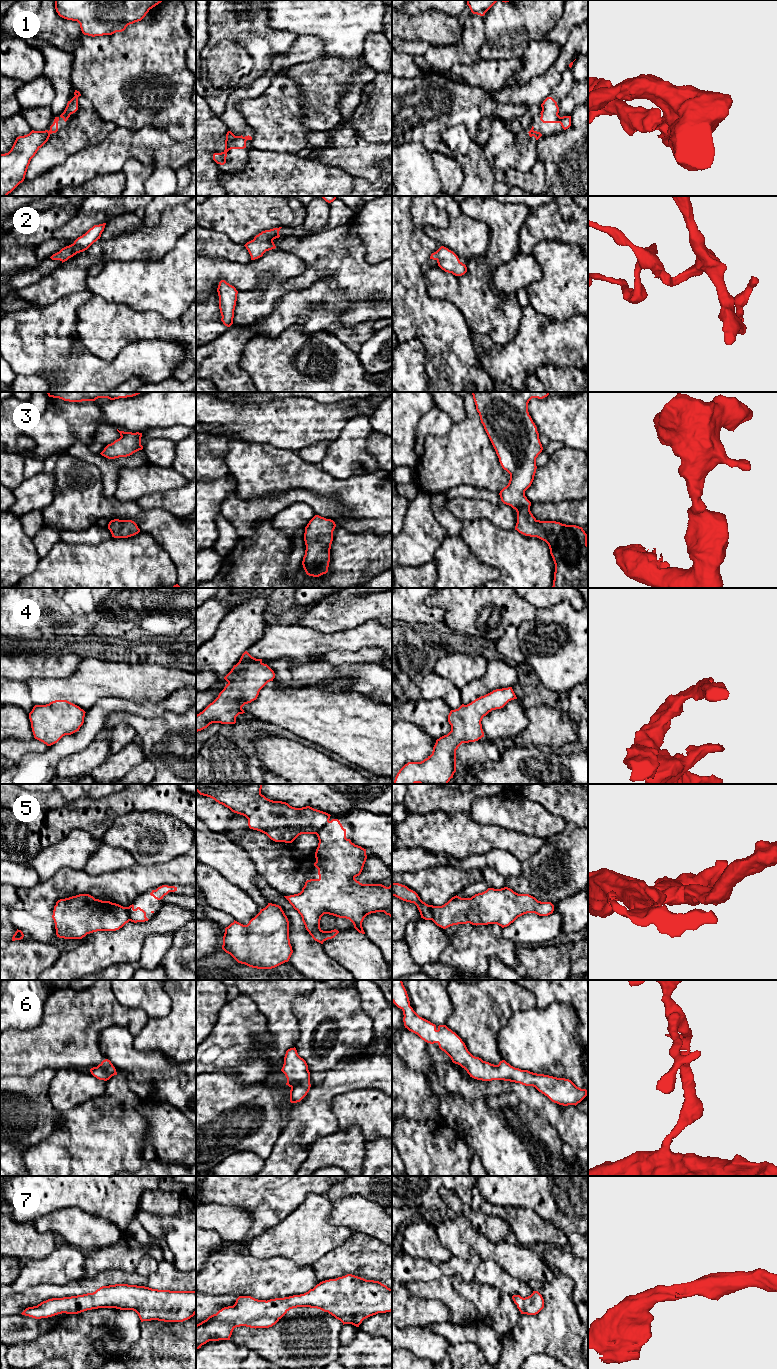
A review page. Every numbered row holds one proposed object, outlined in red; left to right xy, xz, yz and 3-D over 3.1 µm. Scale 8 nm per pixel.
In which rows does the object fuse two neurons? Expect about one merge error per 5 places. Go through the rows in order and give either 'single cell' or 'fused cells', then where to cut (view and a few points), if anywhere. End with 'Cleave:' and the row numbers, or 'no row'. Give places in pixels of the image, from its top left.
1: single cell; no cut
2: single cell; no cut
3: single cell; no cut
4: single cell; no cut
5: fused cells; cut in xz along (328, 820), (316, 834)
6: single cell; no cut
7: single cell; no cut
Cleave: 5

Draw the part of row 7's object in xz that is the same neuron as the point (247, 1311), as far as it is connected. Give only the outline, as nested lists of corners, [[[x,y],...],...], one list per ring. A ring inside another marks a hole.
[[[347,1274],[336,1279],[320,1282],[313,1289],[300,1295],[270,1300],[258,1300],[251,1296],[239,1296],[233,1306],[224,1307],[216,1314],[196,1325],[196,1350],[209,1341],[230,1340],[236,1327],[269,1328],[275,1325],[290,1309],[297,1307],[317,1308],[328,1312],[344,1324],[356,1327],[362,1321],[378,1313],[392,1311],[392,1289],[379,1281]]]

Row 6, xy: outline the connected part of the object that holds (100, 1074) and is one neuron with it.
[[[103,1060],[97,1067],[90,1069],[91,1074],[99,1080],[107,1081],[117,1075],[116,1069],[110,1060]]]

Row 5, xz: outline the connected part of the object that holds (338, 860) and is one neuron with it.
[[[338,819],[328,821],[316,835],[319,843],[315,852],[314,866],[318,869],[319,878],[307,880],[300,893],[284,896],[301,915],[305,928],[312,938],[323,944],[339,933],[336,929],[323,931],[320,928],[320,920],[324,914],[349,919],[354,928],[362,934],[365,934],[362,922],[367,915],[384,912],[392,918],[392,883],[386,887],[382,884],[362,884],[355,879],[361,874],[366,862],[366,849],[346,838],[346,829]]]

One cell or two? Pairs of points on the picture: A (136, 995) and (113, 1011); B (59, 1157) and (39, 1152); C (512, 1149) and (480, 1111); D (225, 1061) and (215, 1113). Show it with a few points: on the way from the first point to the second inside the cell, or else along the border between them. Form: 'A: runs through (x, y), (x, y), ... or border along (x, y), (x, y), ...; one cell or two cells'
A: border along (112, 990), (120, 1004), (144, 1011); two cells
B: runs through (54, 1157), (44, 1157); one cell
C: runs through (509, 1140), (489, 1120); one cell
D: border along (237, 1070), (220, 1069), (206, 1073); two cells

